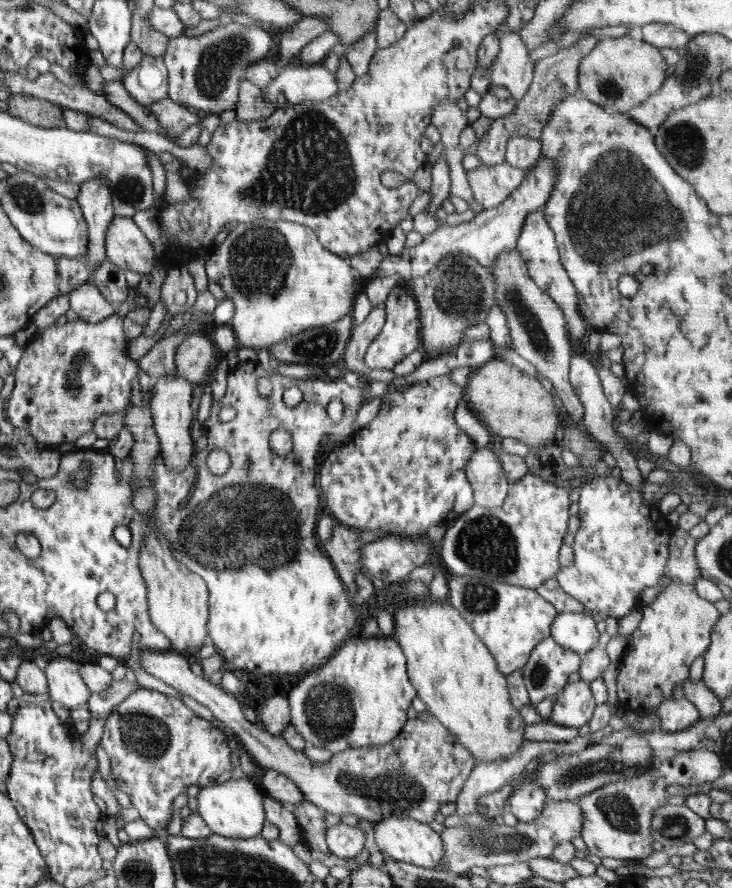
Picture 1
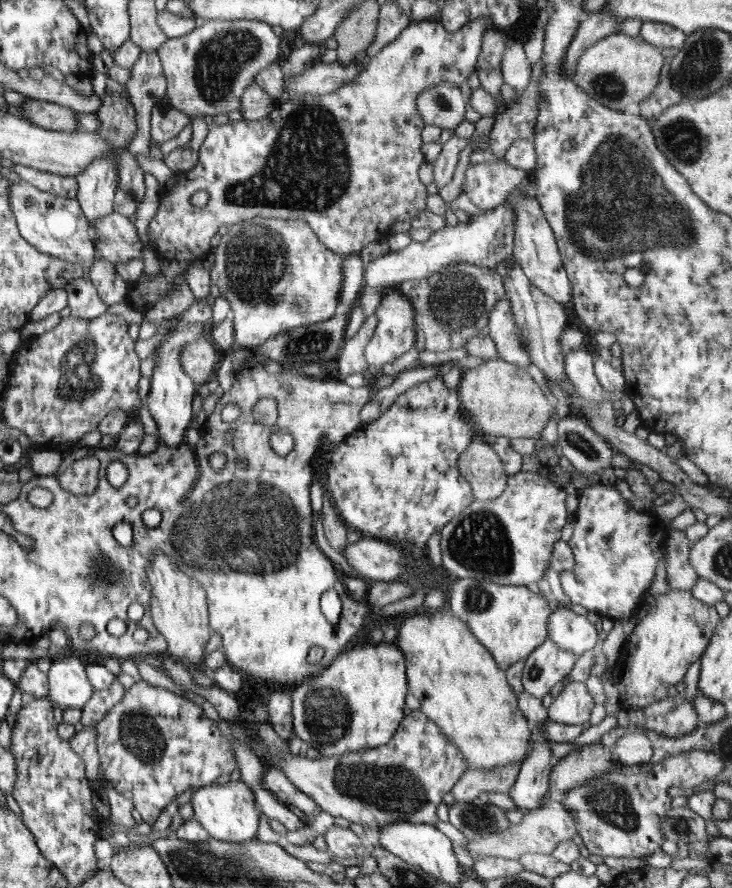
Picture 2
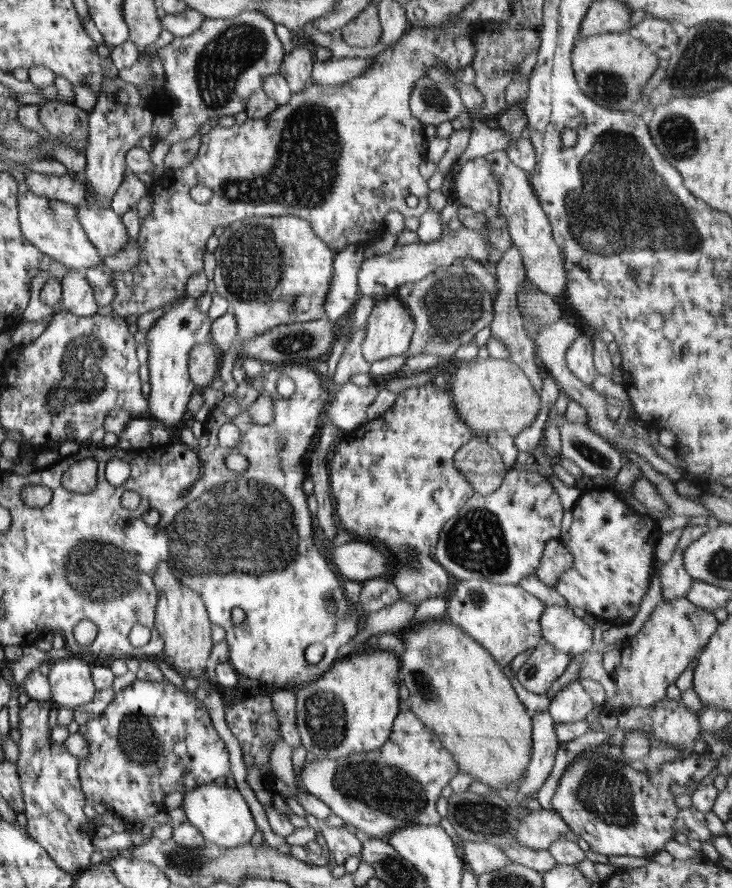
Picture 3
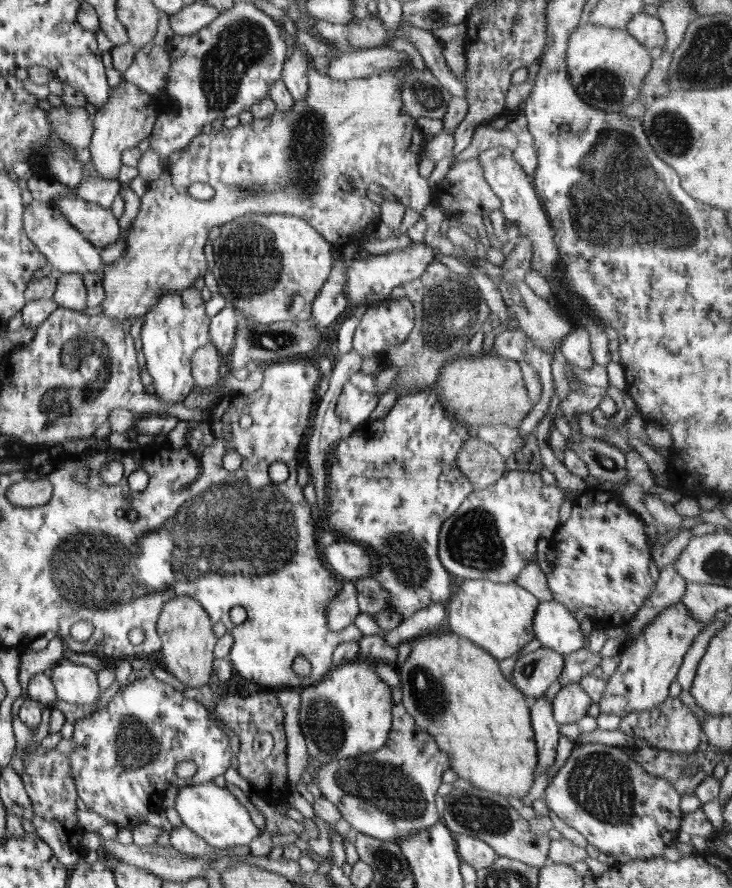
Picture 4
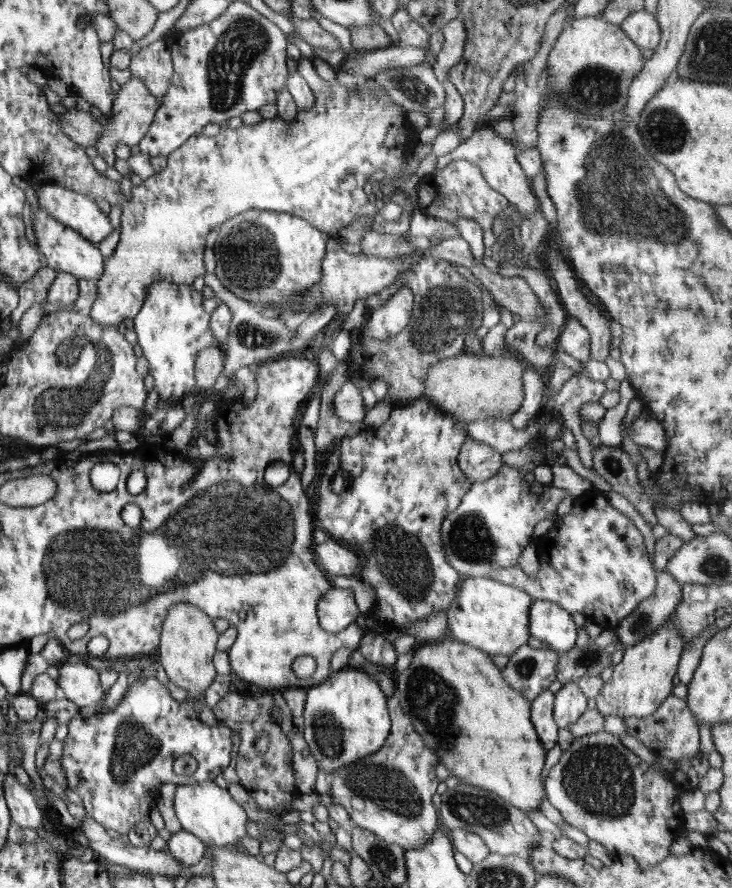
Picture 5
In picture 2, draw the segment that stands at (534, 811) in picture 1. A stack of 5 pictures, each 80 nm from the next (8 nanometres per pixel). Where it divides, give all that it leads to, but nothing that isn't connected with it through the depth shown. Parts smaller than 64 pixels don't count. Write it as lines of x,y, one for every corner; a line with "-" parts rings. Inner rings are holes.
548,718
531,730
533,749
523,760
518,777
509,792
516,803
516,810
524,815
540,808
540,800
548,790
550,773
555,765
552,762
551,742
543,725
546,721

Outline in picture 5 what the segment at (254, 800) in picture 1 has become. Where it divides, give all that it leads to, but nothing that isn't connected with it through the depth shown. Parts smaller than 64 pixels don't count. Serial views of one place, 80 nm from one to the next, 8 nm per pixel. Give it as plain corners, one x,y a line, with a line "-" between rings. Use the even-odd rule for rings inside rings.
204,781
193,785
177,785
173,798
174,812
181,827
202,839
206,845
226,846
235,844
247,834
248,817
228,789
222,789
214,781

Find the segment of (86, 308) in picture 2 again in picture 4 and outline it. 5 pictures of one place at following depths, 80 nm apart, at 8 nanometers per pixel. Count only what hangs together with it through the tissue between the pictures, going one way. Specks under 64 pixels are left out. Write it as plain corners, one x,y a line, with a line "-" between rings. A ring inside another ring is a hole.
74,273
57,274
53,301
56,302
58,307
84,312
85,300
83,275

